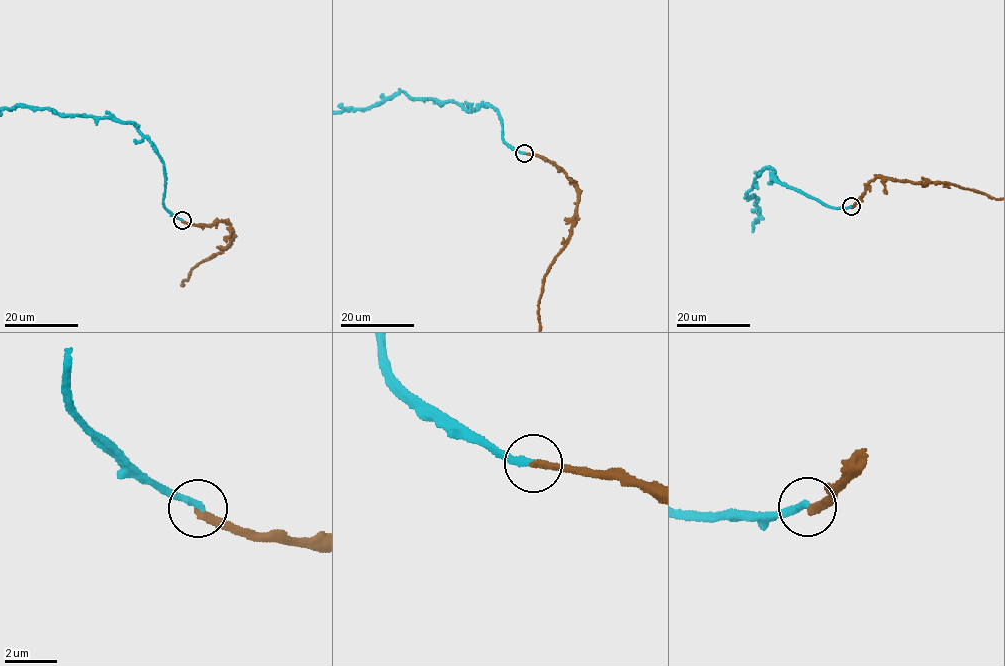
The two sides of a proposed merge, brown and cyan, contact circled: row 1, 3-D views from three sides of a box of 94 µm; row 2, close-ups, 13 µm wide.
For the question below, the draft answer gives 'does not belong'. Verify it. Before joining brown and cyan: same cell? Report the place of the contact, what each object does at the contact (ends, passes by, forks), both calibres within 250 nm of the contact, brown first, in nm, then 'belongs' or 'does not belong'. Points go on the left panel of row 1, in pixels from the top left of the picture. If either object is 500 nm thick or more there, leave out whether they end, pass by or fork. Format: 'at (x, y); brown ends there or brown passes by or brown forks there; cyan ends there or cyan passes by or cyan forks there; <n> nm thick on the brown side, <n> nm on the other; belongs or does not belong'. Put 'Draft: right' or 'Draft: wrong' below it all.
at (182, 220); brown ends there; cyan ends there; 280 nm thick on the brown side, 280 nm on the other; does not belong
Draft: right

